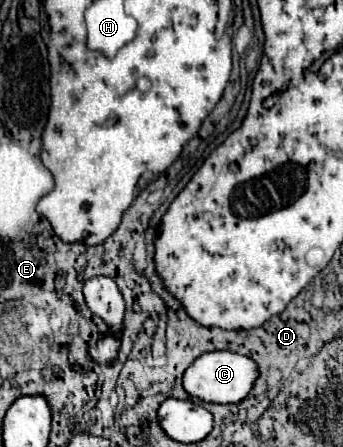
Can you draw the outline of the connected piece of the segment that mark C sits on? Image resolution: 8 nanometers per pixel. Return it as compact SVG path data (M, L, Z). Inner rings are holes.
M217 350L217 352L205 352L201 354L183 374L183 386L185 390L201 398L205 402L215 402L215 404L239 404L251 394L251 388L255 386L255 380L259 378L259 368L257 364L237 352L229 350Z

